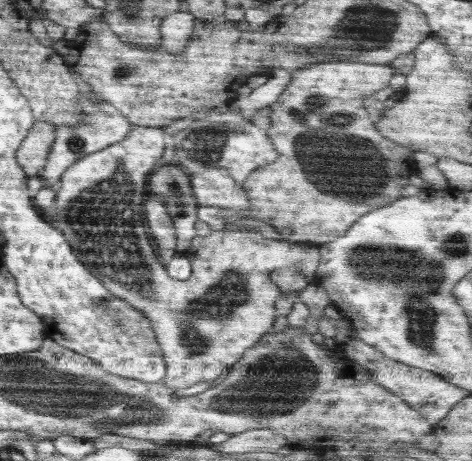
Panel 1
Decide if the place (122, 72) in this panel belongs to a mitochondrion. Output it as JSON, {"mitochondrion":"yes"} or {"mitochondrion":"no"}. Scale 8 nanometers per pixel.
{"mitochondrion":"yes"}

